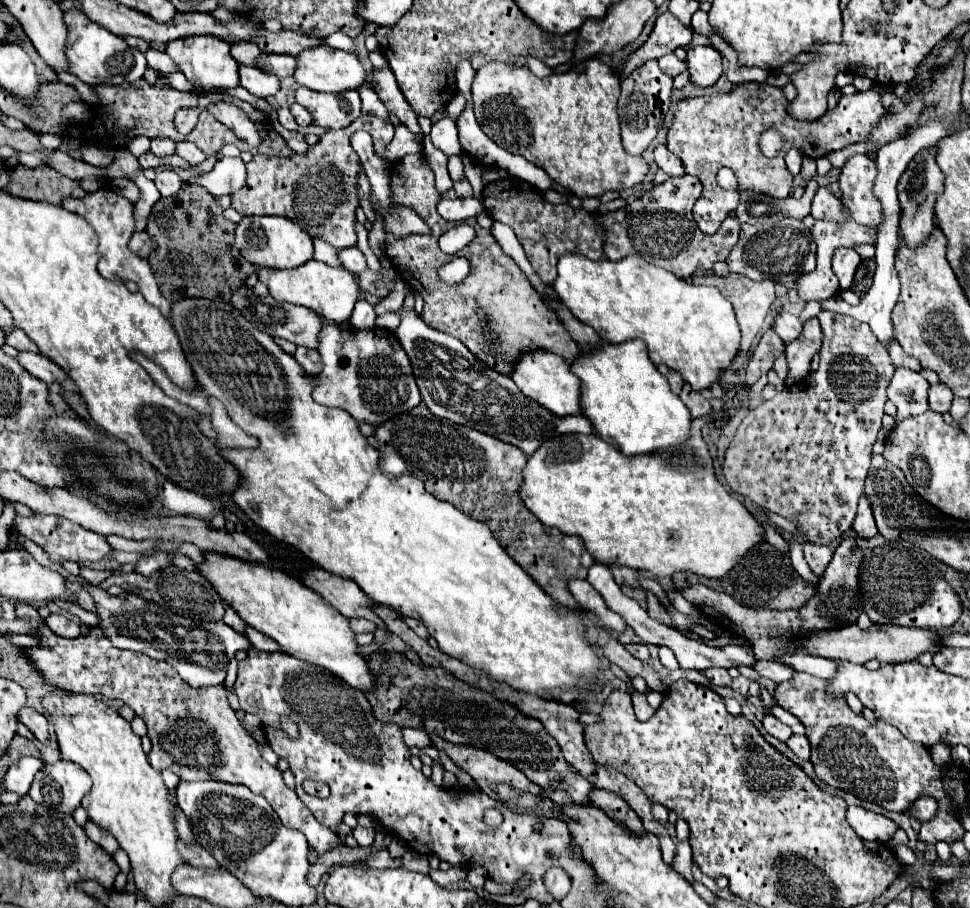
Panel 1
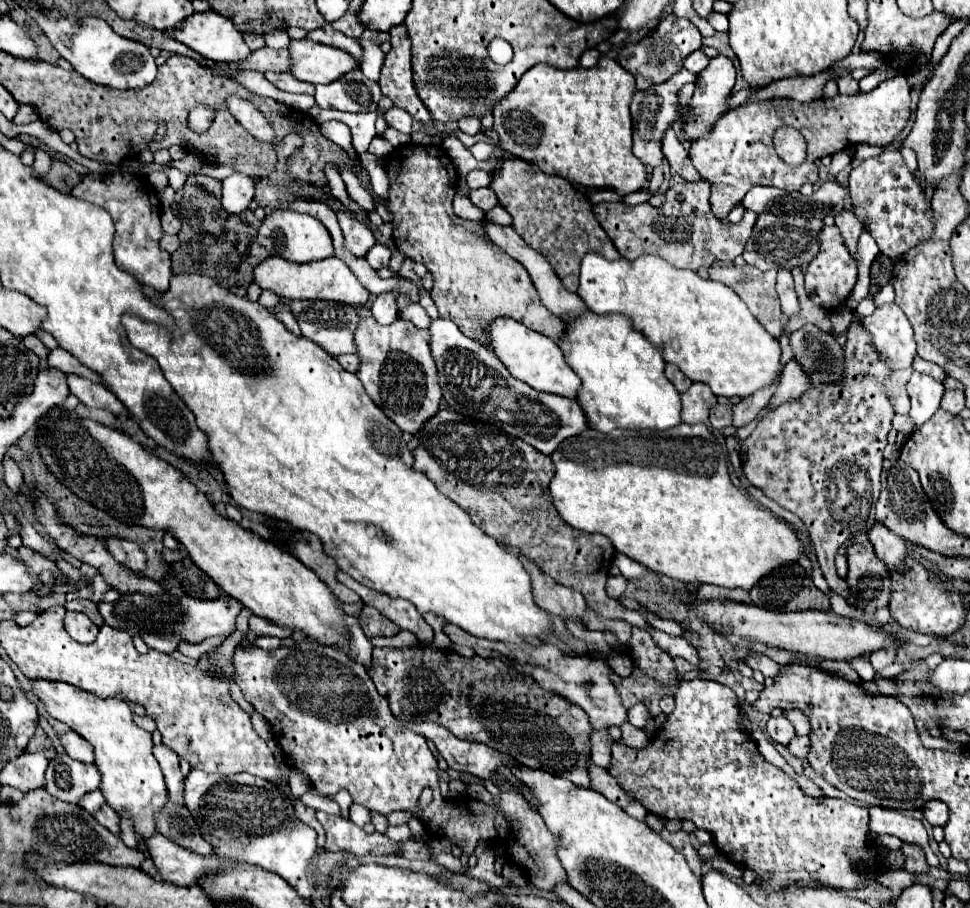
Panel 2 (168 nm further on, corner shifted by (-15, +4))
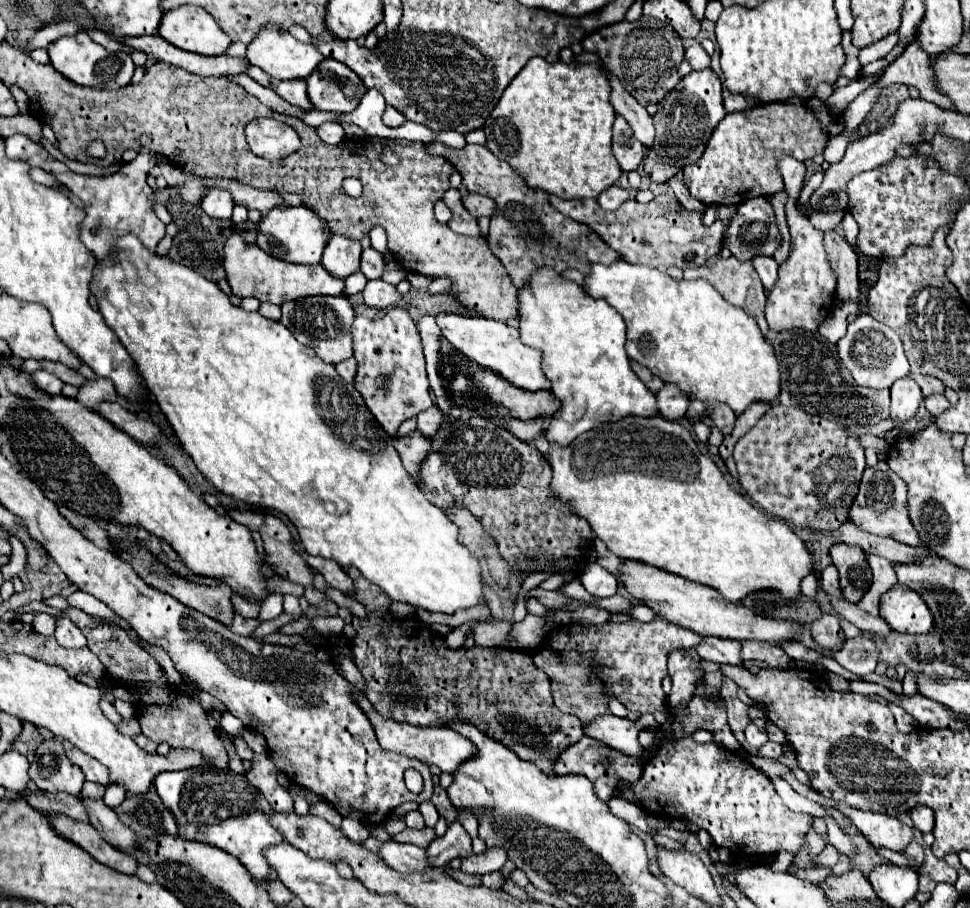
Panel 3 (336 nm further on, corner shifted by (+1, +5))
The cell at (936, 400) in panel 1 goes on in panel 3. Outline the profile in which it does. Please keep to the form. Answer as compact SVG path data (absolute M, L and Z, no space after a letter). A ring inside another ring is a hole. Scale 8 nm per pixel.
M932 395L932 397L928 397L928 399L924 401L924 405L926 405L926 409L928 409L934 417L938 417L940 413L944 413L944 411L950 407L950 403L948 403L948 399L946 399L944 395Z

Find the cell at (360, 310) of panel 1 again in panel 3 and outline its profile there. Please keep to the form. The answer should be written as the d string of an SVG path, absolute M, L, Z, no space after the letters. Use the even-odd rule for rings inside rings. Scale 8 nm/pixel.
M380 279L368 281L362 295L364 295L364 305L372 307L372 309L386 309L400 301L400 293L396 291L396 287L388 285Z

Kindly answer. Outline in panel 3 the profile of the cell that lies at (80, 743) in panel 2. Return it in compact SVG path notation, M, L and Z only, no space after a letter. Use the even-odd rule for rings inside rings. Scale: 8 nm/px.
M76 747L66 749L66 757L84 771L84 775L86 775L88 781L108 785L108 773L104 771L104 765L100 761L96 761L94 757L90 757L86 753L80 753L80 749L76 749Z

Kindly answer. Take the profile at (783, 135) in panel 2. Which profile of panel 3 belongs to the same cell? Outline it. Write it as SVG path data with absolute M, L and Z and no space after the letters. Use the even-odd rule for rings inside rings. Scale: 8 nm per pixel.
M782 155L778 161L778 171L784 177L786 183L786 193L788 193L788 203L786 203L786 217L790 225L790 237L792 237L792 249L790 257L786 263L780 265L778 269L778 283L776 287L768 293L768 303L766 303L766 321L772 331L788 329L788 327L800 327L808 331L816 331L818 325L832 313L834 309L834 291L836 291L836 275L830 267L828 255L822 245L822 231L810 225L810 221L798 213L796 209L796 199L802 189L802 181L806 175L804 163L796 161L794 157Z

